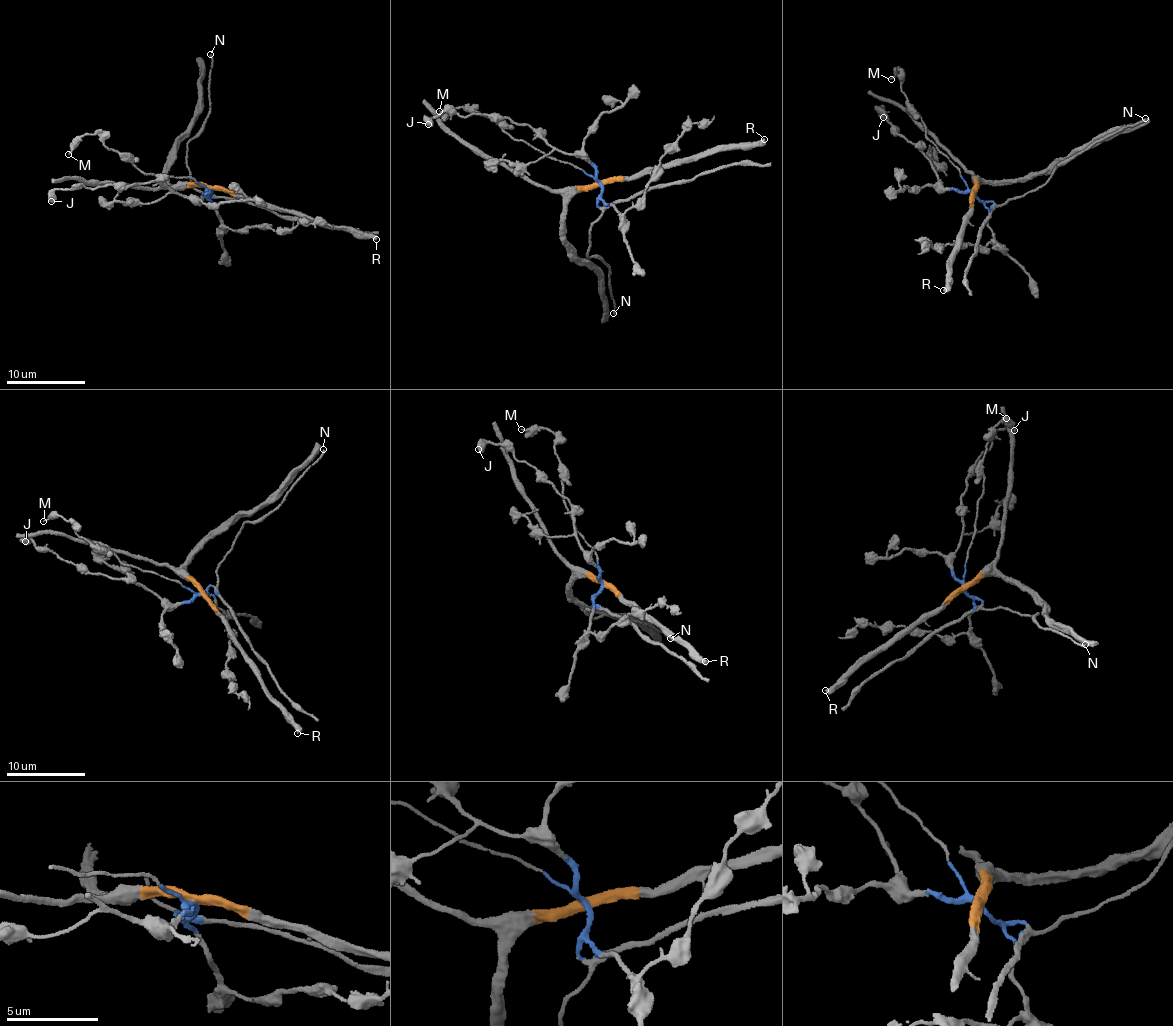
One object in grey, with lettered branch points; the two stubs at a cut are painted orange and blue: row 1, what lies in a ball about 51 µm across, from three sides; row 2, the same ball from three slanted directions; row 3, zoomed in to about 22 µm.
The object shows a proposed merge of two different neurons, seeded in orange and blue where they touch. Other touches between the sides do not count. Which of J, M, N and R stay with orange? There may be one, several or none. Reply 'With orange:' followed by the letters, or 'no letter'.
With orange: R

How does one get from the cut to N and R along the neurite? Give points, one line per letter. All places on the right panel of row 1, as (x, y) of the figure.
N: (974, 194), (1001, 205), (1038, 190), (1057, 166), (1145, 118)
R: (974, 194), (972, 209), (960, 248), (950, 267), (951, 281), (943, 291)

